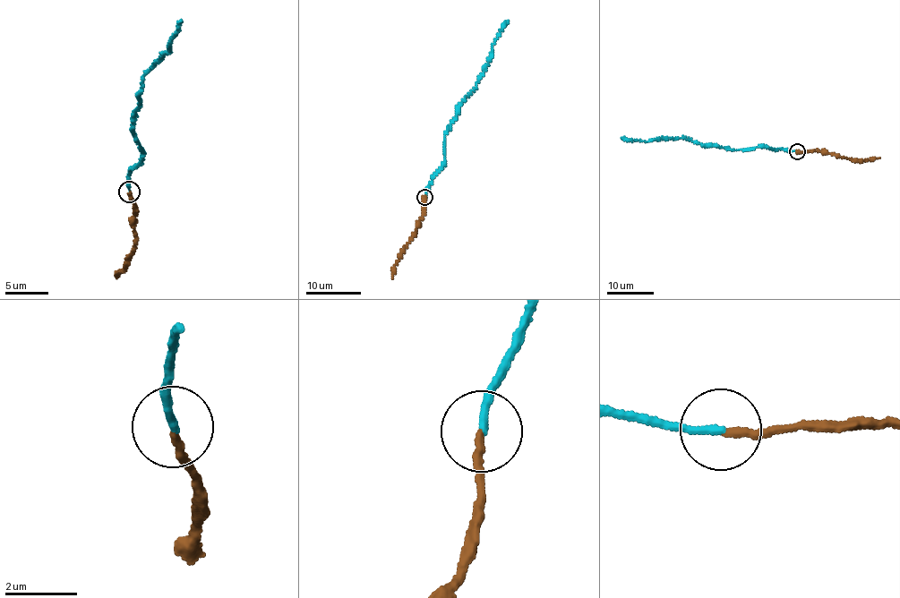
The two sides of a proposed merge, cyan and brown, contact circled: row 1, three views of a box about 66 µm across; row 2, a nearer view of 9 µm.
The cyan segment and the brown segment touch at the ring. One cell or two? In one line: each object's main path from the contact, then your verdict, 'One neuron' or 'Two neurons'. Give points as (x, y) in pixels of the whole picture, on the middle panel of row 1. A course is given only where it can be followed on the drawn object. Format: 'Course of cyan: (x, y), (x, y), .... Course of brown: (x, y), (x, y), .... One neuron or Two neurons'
Course of cyan: (424, 198), (428, 184), (444, 160), (443, 132), (455, 117), (459, 104), (475, 86), (492, 46), (507, 21). Course of brown: (424, 198), (422, 220), (398, 260), (392, 278). One neuron

